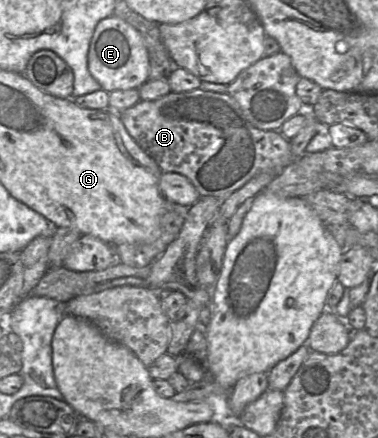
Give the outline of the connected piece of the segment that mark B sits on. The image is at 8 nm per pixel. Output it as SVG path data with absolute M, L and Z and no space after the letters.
M195 89L182 93L170 92L169 94L153 101L139 101L133 107L119 112L119 118L128 134L140 146L140 148L155 161L162 172L178 173L185 176L193 184L201 197L213 196L220 200L226 200L232 193L242 188L257 175L268 173L279 176L287 167L296 161L292 155L290 140L286 139L279 130L264 131L254 127L245 117L237 101L228 93L217 93L202 89Z

